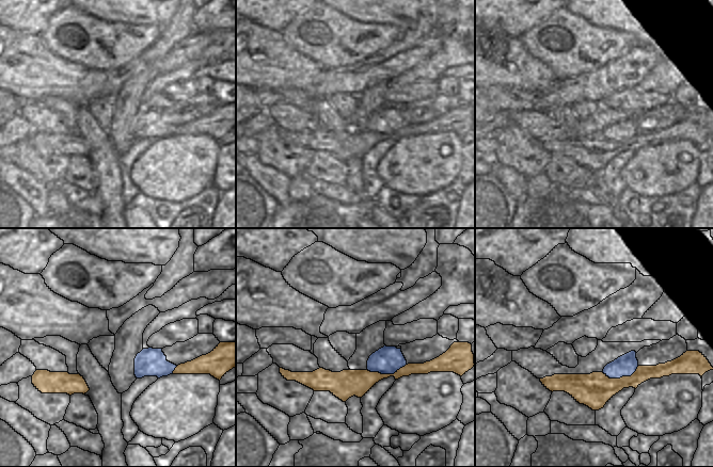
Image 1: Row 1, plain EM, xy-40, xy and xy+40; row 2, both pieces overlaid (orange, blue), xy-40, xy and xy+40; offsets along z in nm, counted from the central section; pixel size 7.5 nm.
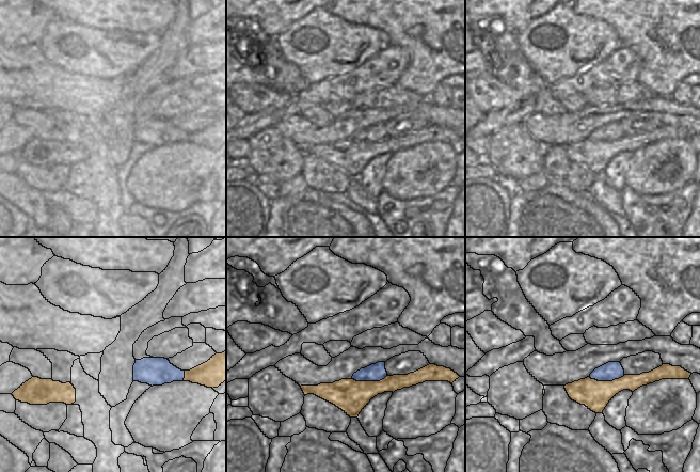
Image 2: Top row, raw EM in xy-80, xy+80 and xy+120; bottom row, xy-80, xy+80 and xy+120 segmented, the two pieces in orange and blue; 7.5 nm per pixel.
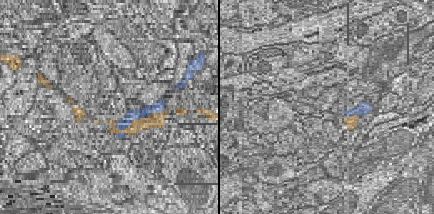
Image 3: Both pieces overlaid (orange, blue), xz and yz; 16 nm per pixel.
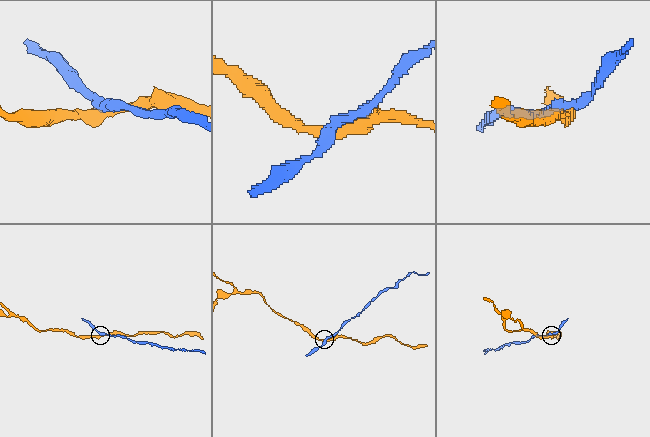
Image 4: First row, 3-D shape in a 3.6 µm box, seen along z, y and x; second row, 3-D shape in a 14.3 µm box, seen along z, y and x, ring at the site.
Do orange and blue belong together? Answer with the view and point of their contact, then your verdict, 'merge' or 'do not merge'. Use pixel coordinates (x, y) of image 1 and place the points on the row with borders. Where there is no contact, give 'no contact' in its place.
meets orange in xy at (386, 374); do not merge

